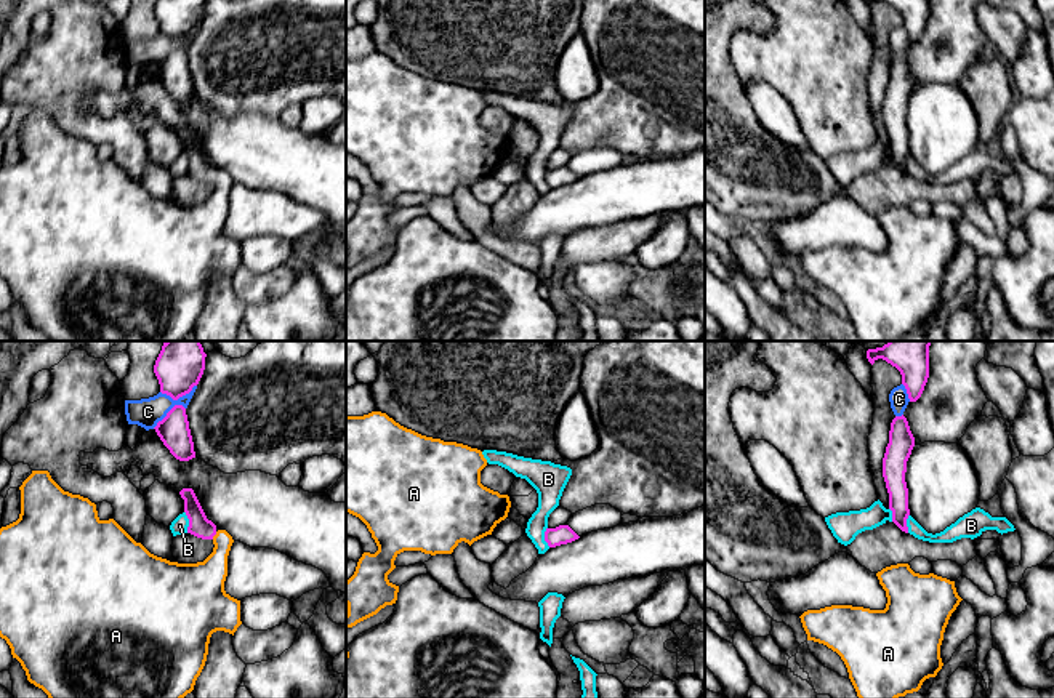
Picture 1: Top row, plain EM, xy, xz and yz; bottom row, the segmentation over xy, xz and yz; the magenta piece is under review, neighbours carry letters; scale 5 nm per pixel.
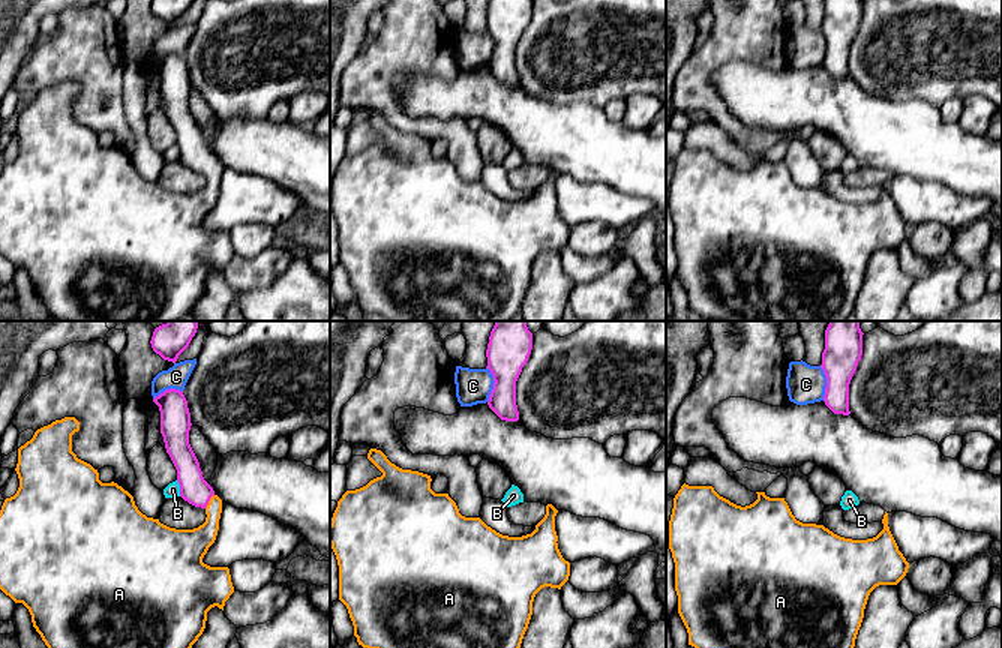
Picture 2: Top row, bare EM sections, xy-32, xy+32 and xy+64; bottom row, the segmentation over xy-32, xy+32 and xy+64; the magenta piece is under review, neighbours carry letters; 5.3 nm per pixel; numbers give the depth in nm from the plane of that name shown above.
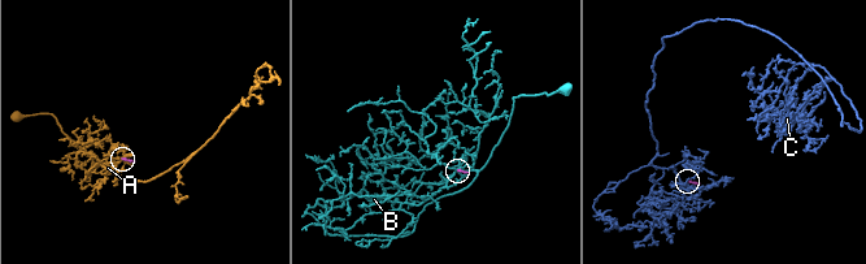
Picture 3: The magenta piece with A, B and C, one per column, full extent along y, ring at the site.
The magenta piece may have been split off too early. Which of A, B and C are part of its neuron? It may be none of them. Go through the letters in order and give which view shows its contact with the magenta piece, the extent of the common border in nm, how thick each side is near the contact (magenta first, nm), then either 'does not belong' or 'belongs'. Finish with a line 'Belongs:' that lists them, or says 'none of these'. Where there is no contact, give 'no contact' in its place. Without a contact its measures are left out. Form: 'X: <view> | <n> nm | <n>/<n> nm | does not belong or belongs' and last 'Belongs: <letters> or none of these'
A: xy | 50 nm | 110/200 nm | belongs
B: xy | 110 nm | 110/80 nm | does not belong
C: xy | 190 nm | 190/140 nm | does not belong
Belongs: A

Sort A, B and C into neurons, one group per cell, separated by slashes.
A / B / C

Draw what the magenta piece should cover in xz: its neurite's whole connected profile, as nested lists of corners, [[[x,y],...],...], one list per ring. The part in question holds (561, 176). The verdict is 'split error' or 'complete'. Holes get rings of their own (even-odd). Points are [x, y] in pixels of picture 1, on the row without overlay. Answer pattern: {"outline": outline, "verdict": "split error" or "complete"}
{"outline": [[[569,166],[546,170],[546,173],[545,173],[545,183],[548,184],[549,189],[567,186],[567,184],[572,184],[578,179],[580,178]]], "verdict": "complete"}

